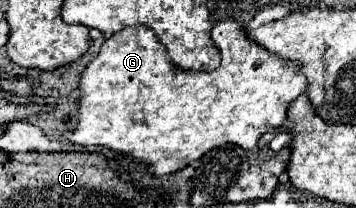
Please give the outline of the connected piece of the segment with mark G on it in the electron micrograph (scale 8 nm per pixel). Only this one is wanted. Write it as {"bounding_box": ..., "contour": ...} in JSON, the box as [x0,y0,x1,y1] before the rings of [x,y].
{"bounding_box":[63,20,307,176],"contour":[[[233,20],[218,22],[211,37],[221,52],[221,66],[213,72],[179,72],[165,58],[163,44],[145,26],[125,28],[107,38],[99,54],[79,76],[79,120],[77,126],[63,132],[63,136],[79,146],[105,146],[117,154],[131,156],[133,160],[147,164],[153,176],[175,174],[225,142],[257,152],[259,136],[285,122],[289,104],[305,92],[307,80],[295,62],[277,58],[251,42],[243,28]]]}

